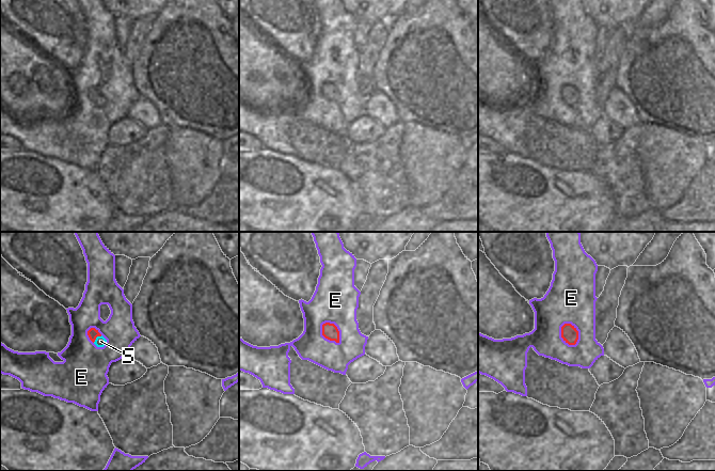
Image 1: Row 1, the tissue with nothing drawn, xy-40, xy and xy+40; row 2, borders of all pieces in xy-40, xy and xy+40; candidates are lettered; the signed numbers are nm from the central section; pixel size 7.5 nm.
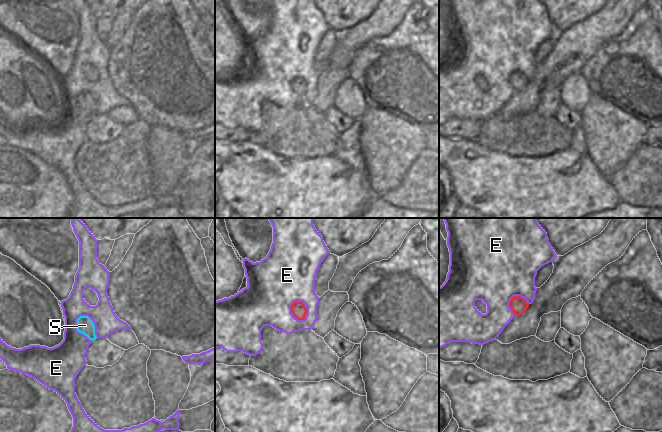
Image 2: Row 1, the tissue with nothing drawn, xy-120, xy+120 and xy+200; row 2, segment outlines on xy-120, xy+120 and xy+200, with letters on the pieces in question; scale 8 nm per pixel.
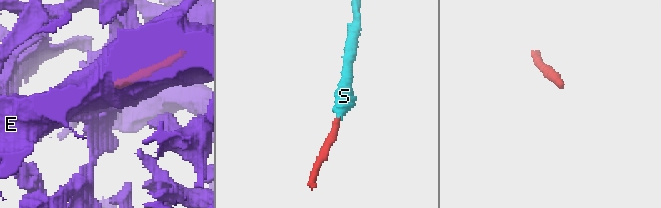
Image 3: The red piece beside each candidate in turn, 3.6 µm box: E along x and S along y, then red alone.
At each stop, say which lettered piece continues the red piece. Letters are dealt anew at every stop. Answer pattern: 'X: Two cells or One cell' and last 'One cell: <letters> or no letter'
E: Two cells
S: One cell
One cell: S

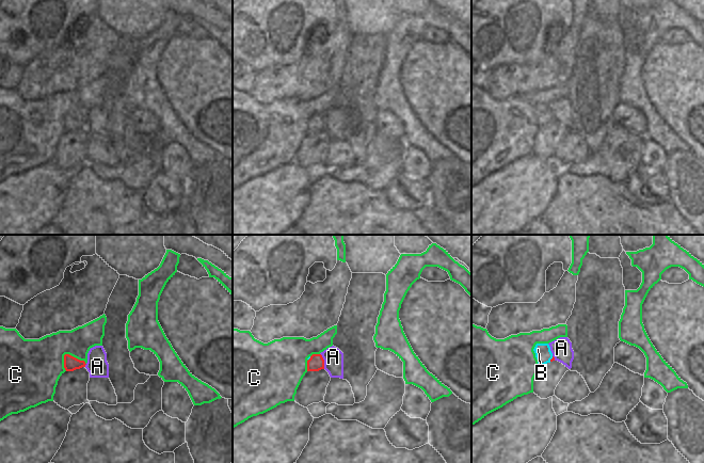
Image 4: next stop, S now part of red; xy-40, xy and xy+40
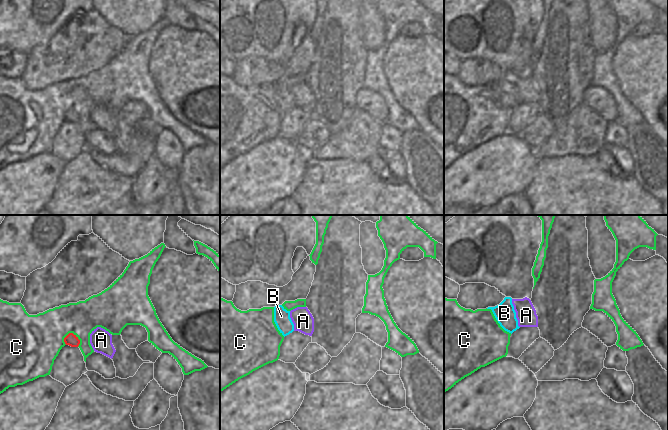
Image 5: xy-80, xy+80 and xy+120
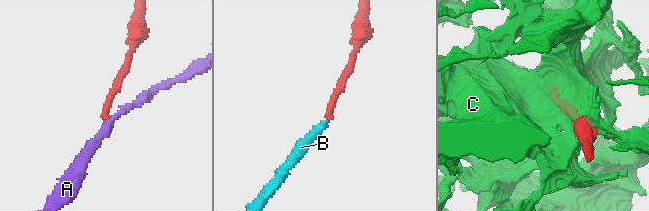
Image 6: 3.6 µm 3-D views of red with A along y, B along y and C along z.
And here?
A: Two cells
B: One cell
C: Two cells
One cell: B

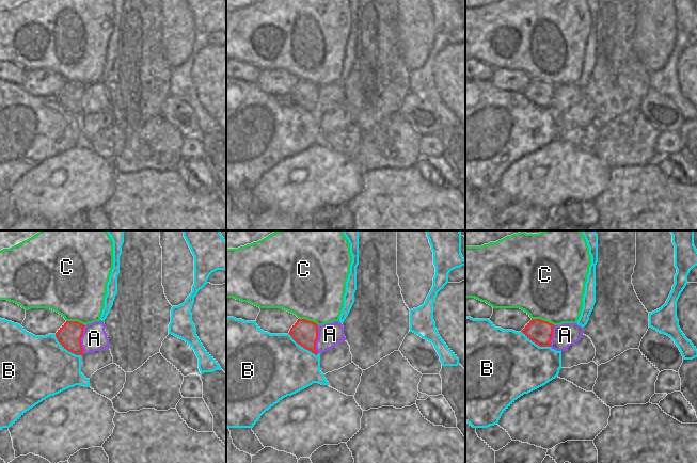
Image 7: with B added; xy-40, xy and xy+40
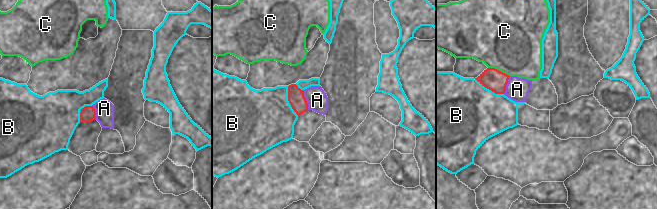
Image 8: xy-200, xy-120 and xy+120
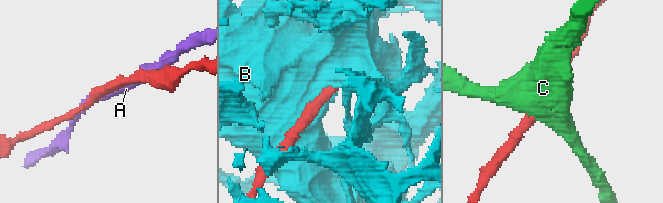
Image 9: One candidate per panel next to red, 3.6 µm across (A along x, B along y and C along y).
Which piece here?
A: Two cells
B: Two cells
C: Two cells
One cell: no letter

